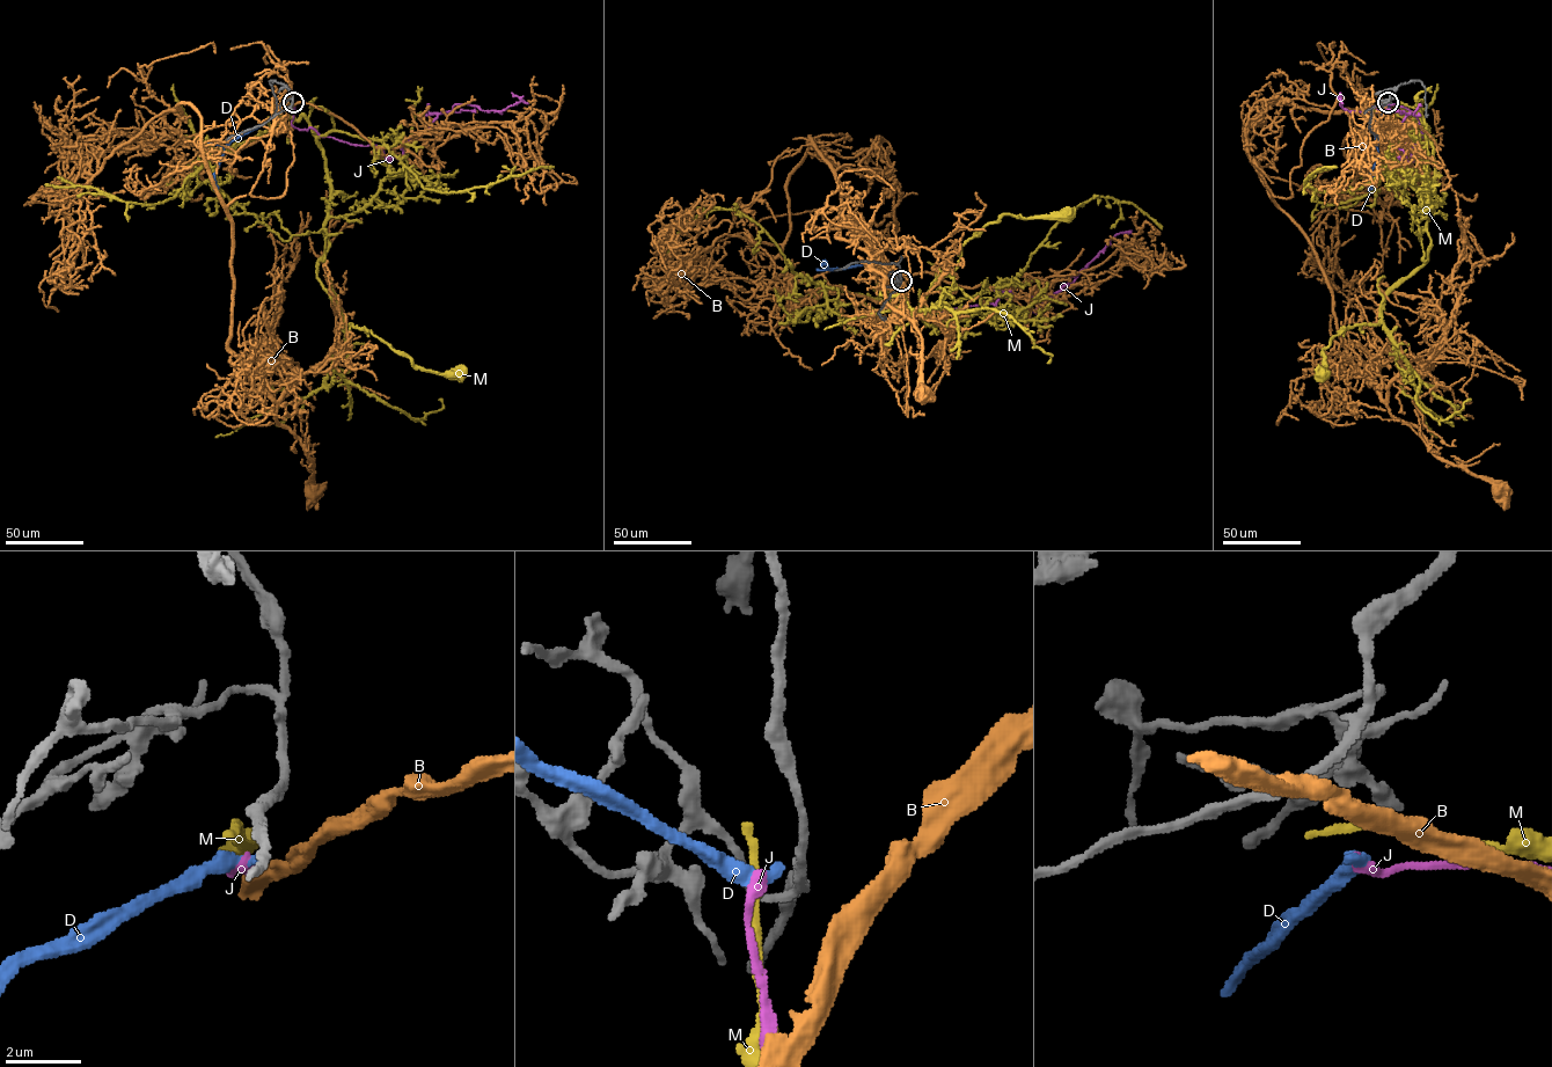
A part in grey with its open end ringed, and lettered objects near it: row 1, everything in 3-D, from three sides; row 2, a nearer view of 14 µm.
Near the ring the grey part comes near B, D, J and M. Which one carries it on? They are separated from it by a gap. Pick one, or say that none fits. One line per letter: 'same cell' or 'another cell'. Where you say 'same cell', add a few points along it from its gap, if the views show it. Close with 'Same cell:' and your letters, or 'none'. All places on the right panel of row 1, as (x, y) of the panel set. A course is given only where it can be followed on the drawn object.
B: same cell | via (1389, 103), (1413, 124), (1393, 161), (1362, 110), (1283, 103), (1244, 148), (1312, 248), (1347, 363), (1500, 492)
D: another cell
J: another cell
M: another cell
Same cell: B

